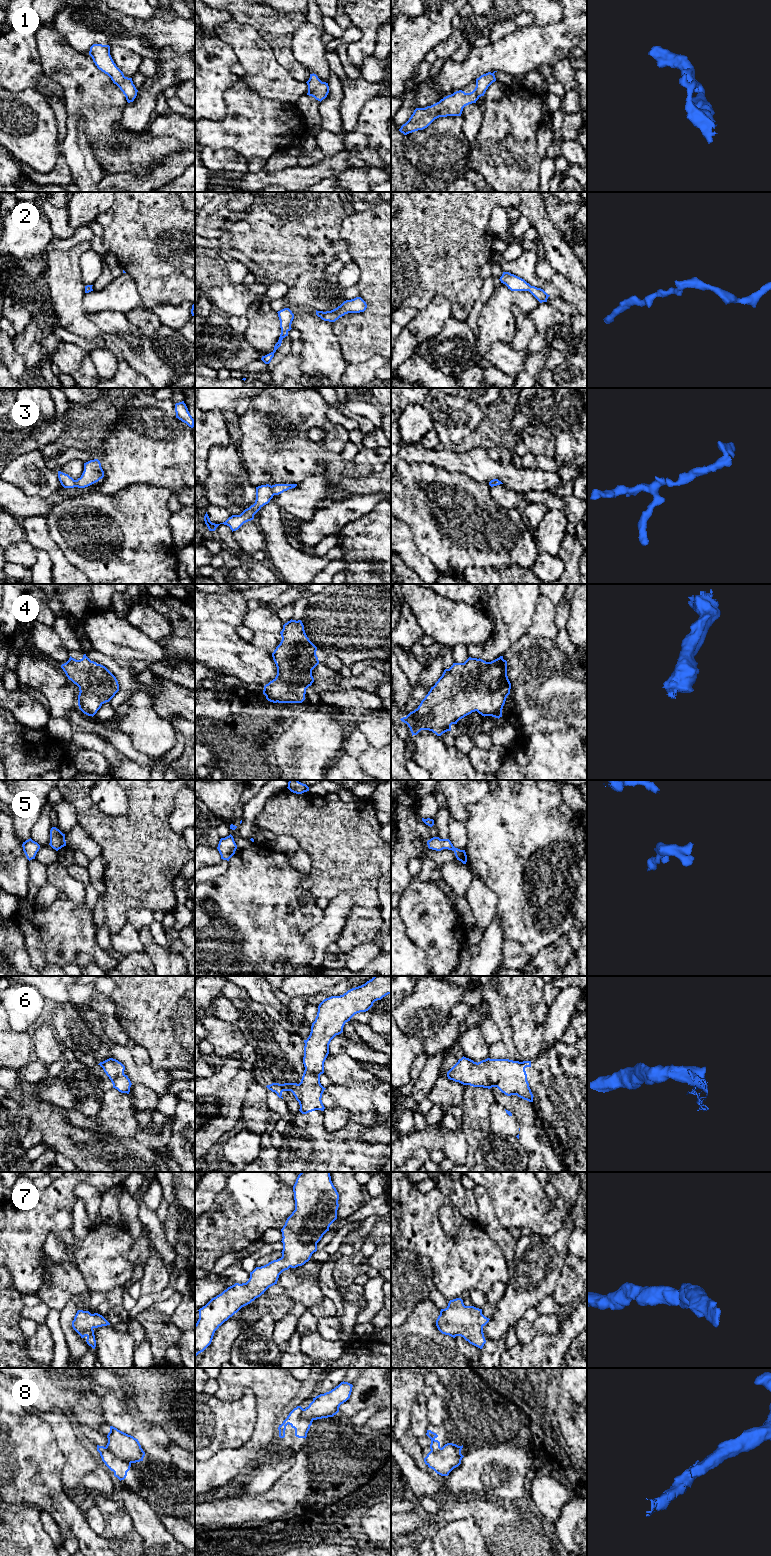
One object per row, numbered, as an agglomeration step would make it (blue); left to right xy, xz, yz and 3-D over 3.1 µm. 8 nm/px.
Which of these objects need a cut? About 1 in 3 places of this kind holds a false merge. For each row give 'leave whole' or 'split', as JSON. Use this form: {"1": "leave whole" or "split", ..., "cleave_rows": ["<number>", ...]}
{"1": "leave whole", "2": "leave whole", "3": "leave whole", "4": "leave whole", "5": "leave whole", "6": "leave whole", "7": "leave whole", "8": "split", "cleave_rows": ["8"]}

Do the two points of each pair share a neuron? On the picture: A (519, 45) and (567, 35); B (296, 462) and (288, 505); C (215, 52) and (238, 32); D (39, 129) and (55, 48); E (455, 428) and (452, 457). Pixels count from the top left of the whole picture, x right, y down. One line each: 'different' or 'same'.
A: same
B: different
C: different
D: different
E: different

